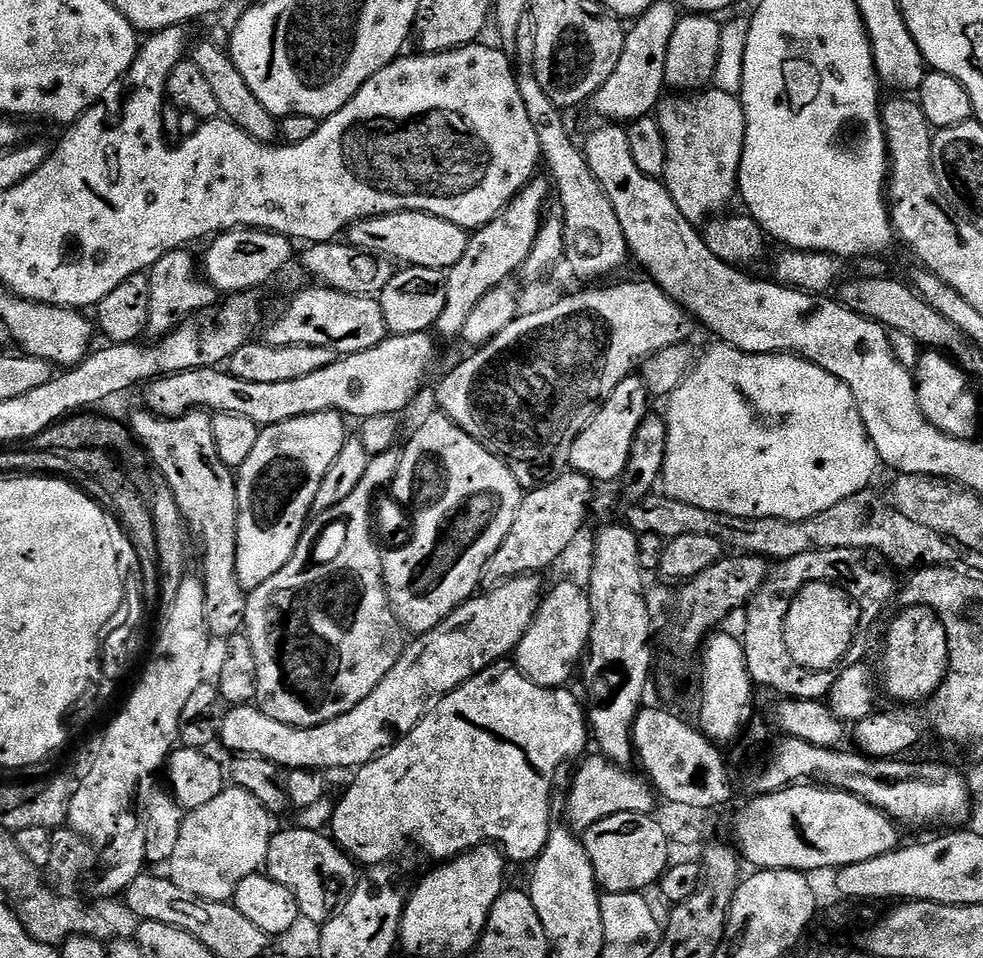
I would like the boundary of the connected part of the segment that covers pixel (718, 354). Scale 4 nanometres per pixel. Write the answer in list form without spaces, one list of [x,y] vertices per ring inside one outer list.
[[[713,343],[713,348],[704,357],[697,359],[684,381],[680,383],[672,395],[667,397],[668,441],[666,442],[666,458],[662,473],[663,495],[675,500],[684,499],[690,506],[702,506],[702,510],[714,510],[722,514],[734,514],[742,518],[782,518],[783,520],[805,520],[814,518],[814,514],[822,514],[822,510],[830,510],[830,506],[838,506],[842,498],[850,498],[863,488],[869,487],[876,476],[876,468],[881,467],[880,456],[868,437],[868,430],[862,420],[862,414],[854,402],[854,394],[834,374],[822,370],[809,360],[801,360],[791,354],[773,354],[759,356],[753,352],[743,352],[731,348],[726,343]]]

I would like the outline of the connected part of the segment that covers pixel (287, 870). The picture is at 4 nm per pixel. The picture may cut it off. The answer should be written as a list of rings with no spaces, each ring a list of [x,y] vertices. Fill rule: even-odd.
[[[290,828],[277,831],[272,835],[266,863],[264,865],[267,875],[286,886],[295,896],[299,904],[301,917],[310,920],[314,926],[325,924],[337,912],[339,908],[352,896],[358,879],[357,861],[353,860],[349,853],[345,852],[340,845],[329,835],[310,830],[308,828]]]

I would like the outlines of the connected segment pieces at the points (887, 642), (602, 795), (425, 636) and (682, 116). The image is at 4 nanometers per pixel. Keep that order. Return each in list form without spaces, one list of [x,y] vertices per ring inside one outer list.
[[[901,611],[896,621],[888,628],[884,636],[884,680],[882,676],[882,688],[889,692],[896,700],[904,704],[912,704],[915,700],[927,701],[938,690],[939,683],[947,674],[948,654],[945,649],[945,631],[930,618],[930,614],[923,611]]]
[[[590,756],[579,765],[581,768],[572,780],[568,805],[564,808],[565,814],[568,815],[567,827],[571,828],[573,833],[582,834],[590,826],[602,822],[602,818],[610,818],[614,814],[649,814],[653,811],[652,807],[655,806],[656,800],[658,801],[658,796],[647,779],[639,775],[636,777],[634,773],[628,772],[632,770],[612,763],[605,756]]]
[[[536,574],[528,576],[516,576],[512,580],[506,580],[503,584],[497,584],[491,589],[492,592],[489,596],[483,596],[483,594],[477,594],[472,597],[471,600],[466,601],[460,605],[459,608],[454,609],[451,614],[444,619],[434,630],[417,635],[416,640],[405,647],[402,655],[398,658],[398,662],[394,662],[394,666],[390,670],[390,674],[386,674],[386,678],[382,678],[382,682],[378,682],[378,686],[374,686],[374,690],[370,690],[370,694],[366,694],[366,698],[362,698],[362,702],[358,702],[358,706],[354,706],[354,710],[350,710],[346,714],[338,714],[338,718],[330,718],[330,722],[322,722],[318,726],[313,728],[299,728],[298,726],[290,726],[286,722],[278,722],[278,718],[270,718],[265,712],[261,712],[259,707],[253,706],[252,704],[238,704],[229,707],[228,713],[226,714],[226,722],[222,722],[222,734],[220,735],[219,743],[225,744],[226,747],[232,751],[232,754],[239,754],[242,756],[261,756],[266,758],[270,762],[274,762],[278,767],[291,770],[293,768],[309,768],[315,772],[323,770],[325,773],[331,774],[335,768],[349,768],[349,770],[355,770],[360,768],[366,762],[370,762],[376,756],[380,755],[381,752],[386,751],[392,747],[396,741],[408,736],[418,726],[418,722],[423,716],[428,715],[432,711],[432,705],[437,704],[443,696],[449,696],[459,684],[464,684],[470,678],[474,678],[477,672],[486,670],[492,667],[494,664],[499,664],[505,658],[511,657],[515,653],[516,648],[522,642],[522,638],[526,634],[526,630],[530,630],[530,622],[534,622],[536,612],[540,608],[540,601],[542,599],[542,588],[540,592],[540,579],[541,577]]]
[[[714,86],[691,94],[668,94],[661,99],[654,115],[666,142],[666,170],[662,183],[667,186],[670,198],[674,198],[674,206],[678,206],[685,218],[693,222],[704,222],[723,213],[727,209],[724,207],[731,202],[732,196],[734,200],[738,192],[746,138],[746,114],[739,96],[731,96]]]

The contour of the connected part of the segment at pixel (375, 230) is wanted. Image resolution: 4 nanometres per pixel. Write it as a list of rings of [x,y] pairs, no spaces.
[[[391,212],[385,216],[370,216],[366,220],[357,220],[346,232],[347,243],[353,244],[364,252],[371,252],[373,256],[387,258],[400,266],[413,268],[438,268],[447,270],[466,254],[466,246],[470,239],[469,229],[458,226],[446,218],[438,218],[429,212]]]

